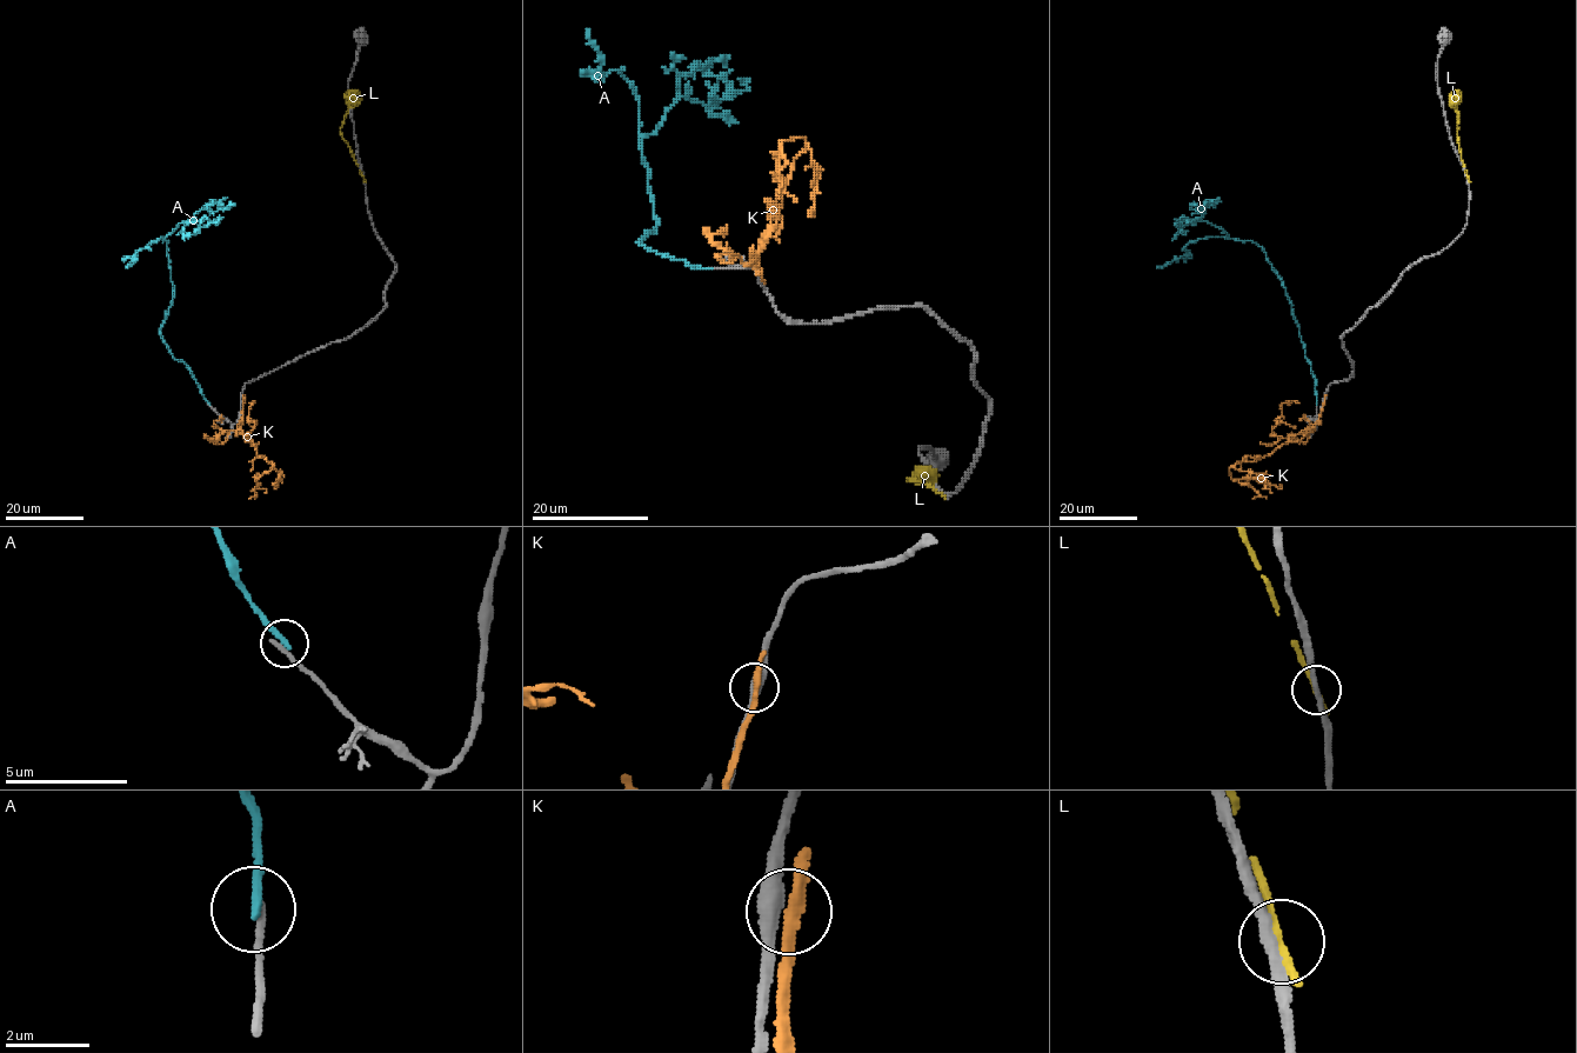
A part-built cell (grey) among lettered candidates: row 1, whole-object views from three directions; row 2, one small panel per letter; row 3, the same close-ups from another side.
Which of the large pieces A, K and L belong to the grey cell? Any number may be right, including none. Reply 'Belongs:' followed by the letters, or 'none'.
Belongs: none

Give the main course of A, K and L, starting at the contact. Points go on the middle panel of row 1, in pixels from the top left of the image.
A: (710, 267), (690, 266), (637, 242), (656, 225), (641, 139), (680, 97), (709, 104), (746, 88), (739, 79)
K: (762, 279), (756, 253), (776, 218), (792, 164), (806, 148), (802, 138), (781, 144), (780, 185), (794, 200)
L: (941, 495), (922, 482), (908, 479), (933, 478)

